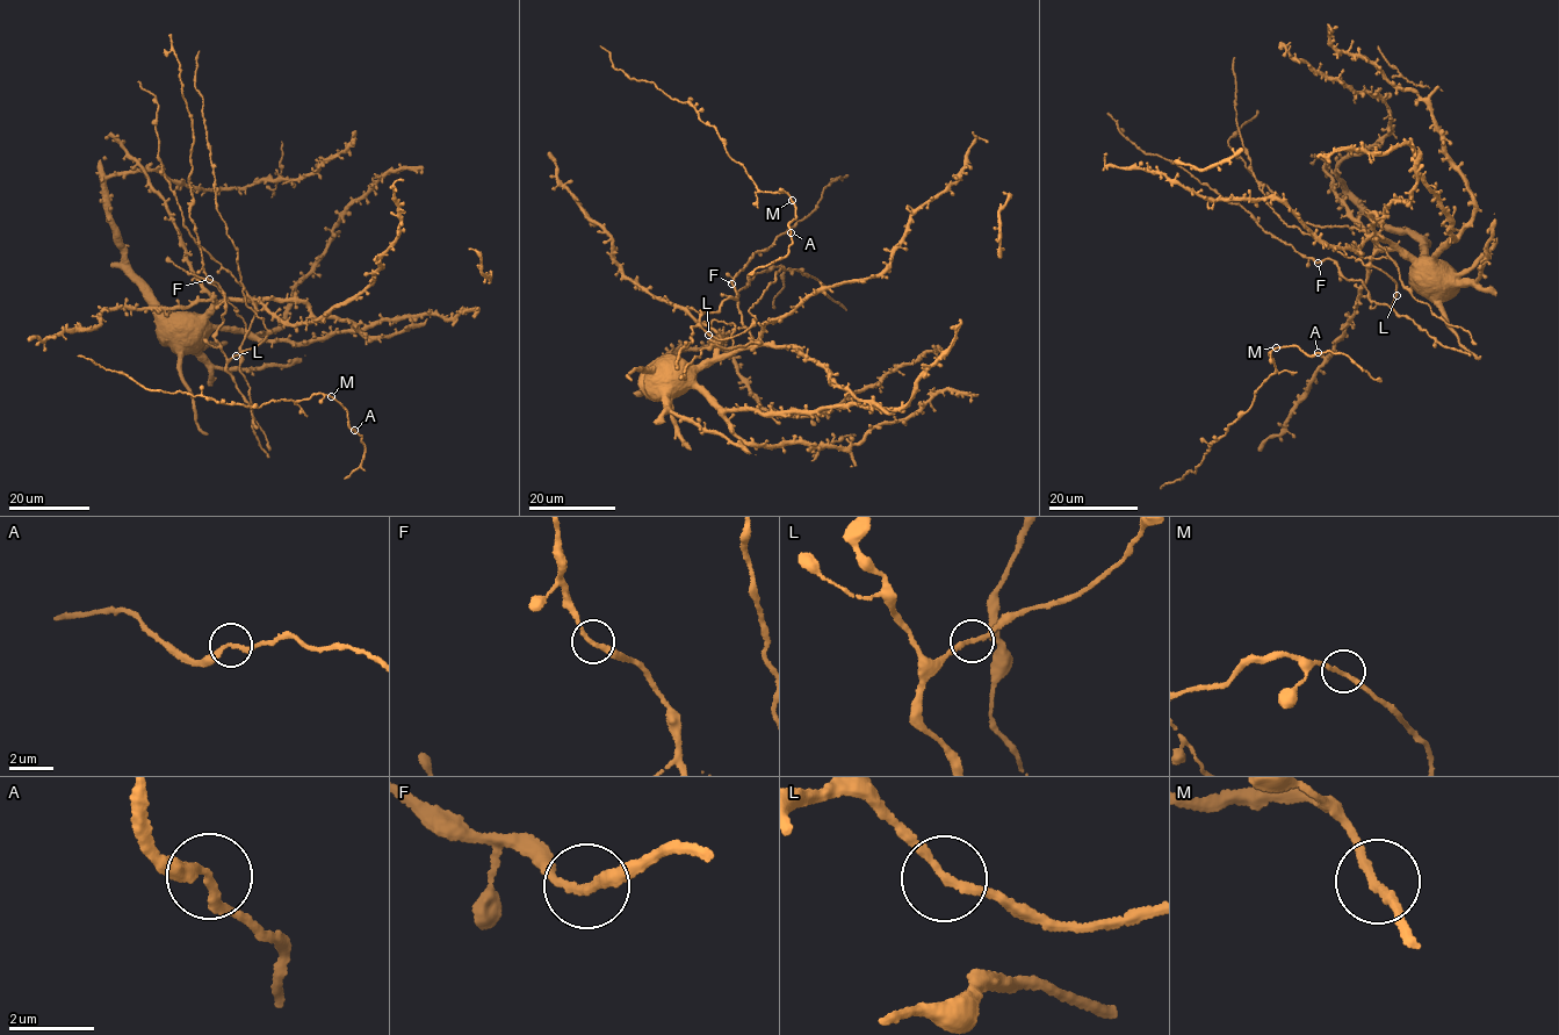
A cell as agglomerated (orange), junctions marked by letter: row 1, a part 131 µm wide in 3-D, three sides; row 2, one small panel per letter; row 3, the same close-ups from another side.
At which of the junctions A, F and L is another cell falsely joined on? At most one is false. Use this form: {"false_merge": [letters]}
{"false_merge": []}

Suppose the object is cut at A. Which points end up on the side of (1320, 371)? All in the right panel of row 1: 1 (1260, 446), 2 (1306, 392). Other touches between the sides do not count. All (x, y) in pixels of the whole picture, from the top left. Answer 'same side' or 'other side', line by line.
1: same side
2: same side

